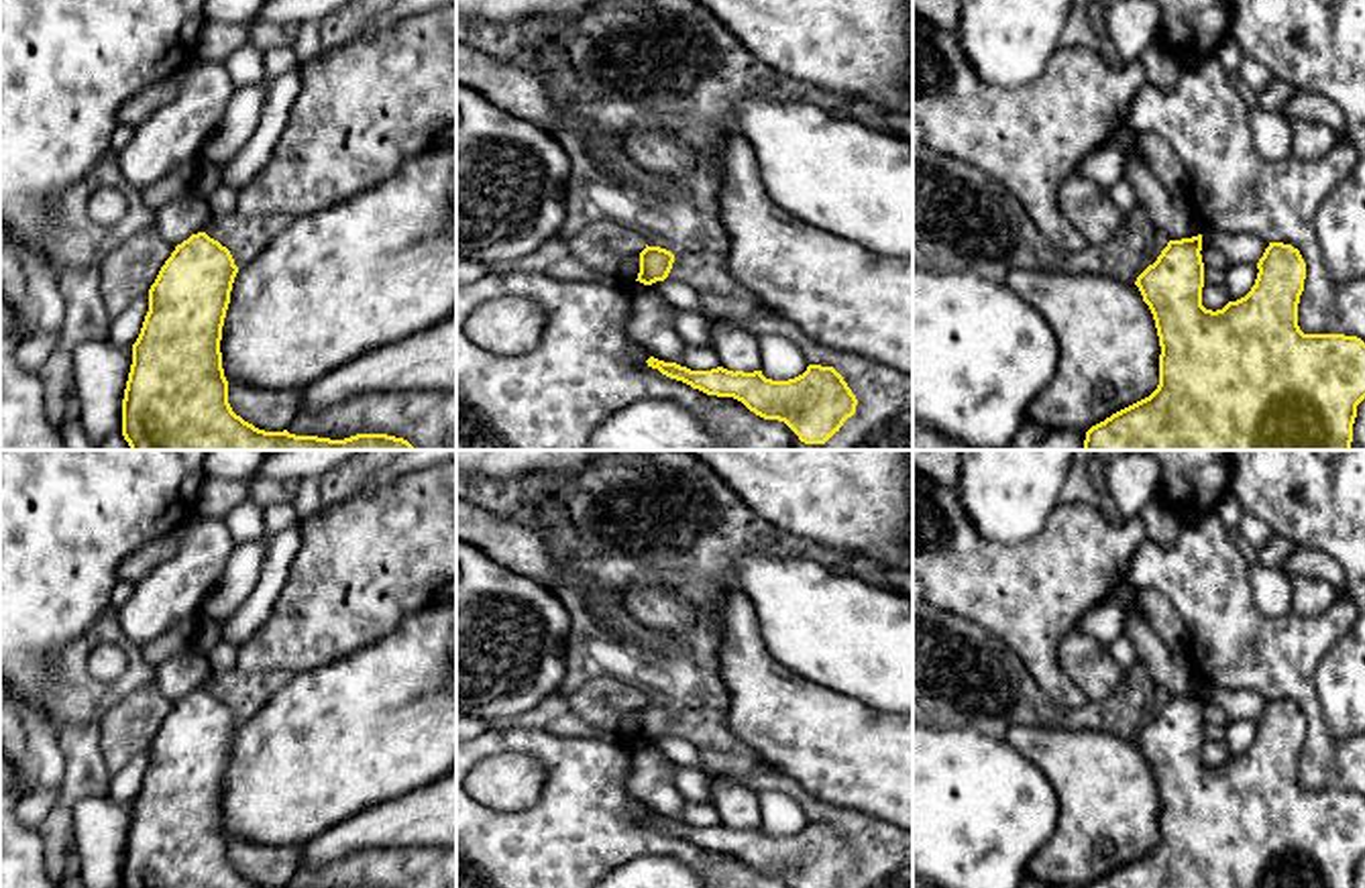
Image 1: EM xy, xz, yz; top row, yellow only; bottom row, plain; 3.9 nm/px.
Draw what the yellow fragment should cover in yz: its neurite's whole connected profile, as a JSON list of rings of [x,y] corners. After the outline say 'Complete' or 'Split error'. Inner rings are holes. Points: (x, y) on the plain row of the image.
[[[1202,690],[1169,697],[1157,717],[1135,737],[1149,762],[1159,792],[1157,845],[1112,870],[1088,888],[1353,888],[1357,862],[1365,855],[1365,798],[1345,790],[1304,790],[1298,760],[1304,747],[1306,719],[1298,705],[1269,699],[1257,719],[1251,747],[1222,766],[1202,762]]]. Complete

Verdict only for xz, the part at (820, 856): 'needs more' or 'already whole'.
already whole

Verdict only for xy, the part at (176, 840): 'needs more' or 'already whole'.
already whole

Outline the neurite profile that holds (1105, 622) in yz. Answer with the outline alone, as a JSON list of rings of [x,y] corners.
[[[1106,599],[1098,603],[1094,609],[1090,609],[1076,623],[1074,629],[1098,640],[1102,646],[1108,646],[1110,642],[1121,637],[1125,621],[1127,621],[1125,609]]]

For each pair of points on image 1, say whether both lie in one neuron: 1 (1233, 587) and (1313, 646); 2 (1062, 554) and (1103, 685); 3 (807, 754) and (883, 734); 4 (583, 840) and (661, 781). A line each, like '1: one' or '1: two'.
1: one
2: two
3: one
4: two

